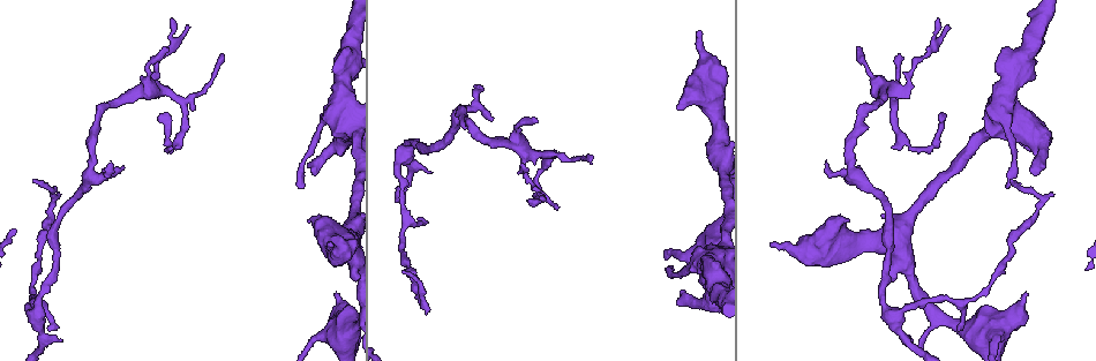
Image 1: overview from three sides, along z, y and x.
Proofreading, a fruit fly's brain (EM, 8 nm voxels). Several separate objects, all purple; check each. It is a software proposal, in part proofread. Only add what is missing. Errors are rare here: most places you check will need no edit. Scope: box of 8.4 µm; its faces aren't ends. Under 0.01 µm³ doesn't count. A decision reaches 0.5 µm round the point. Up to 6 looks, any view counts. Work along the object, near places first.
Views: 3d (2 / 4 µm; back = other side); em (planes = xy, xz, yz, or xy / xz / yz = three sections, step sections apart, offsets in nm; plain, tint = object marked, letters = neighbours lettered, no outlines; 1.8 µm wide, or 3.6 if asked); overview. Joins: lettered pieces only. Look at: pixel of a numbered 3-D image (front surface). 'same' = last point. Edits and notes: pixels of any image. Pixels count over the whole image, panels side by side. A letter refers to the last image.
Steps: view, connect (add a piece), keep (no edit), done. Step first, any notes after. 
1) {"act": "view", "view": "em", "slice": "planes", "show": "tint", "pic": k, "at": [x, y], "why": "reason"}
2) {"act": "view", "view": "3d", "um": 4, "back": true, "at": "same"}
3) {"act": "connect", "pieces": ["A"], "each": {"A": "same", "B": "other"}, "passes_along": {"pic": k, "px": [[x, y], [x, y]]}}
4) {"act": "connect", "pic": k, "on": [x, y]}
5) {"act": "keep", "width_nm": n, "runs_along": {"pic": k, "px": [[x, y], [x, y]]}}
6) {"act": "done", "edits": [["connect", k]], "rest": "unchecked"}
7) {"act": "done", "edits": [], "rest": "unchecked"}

{"act": "view", "view": "em", "slice": "xz", "step": 8, "show": "letters", "pic": 1, "at": [702, 33], "why": "an open end"}

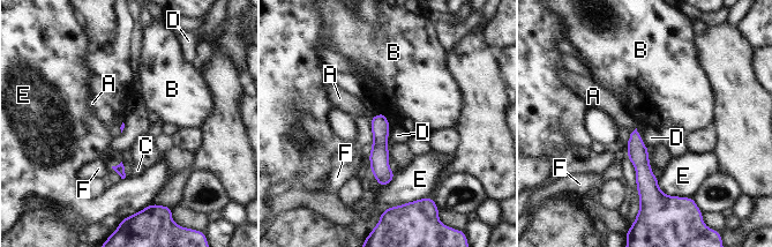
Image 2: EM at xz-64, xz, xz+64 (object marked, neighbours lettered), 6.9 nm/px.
{"act": "keep", "each": {"A": "other", "B": "other", "C": "other", "D": "other", "E": "other", "F": "other"}, "found": "no lettered piece goes on from it"}

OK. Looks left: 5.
{"act": "view", "view": "em", "slice": "planes", "show": "letters", "pic": 1, "at": [845, 221], "why": "free end"}

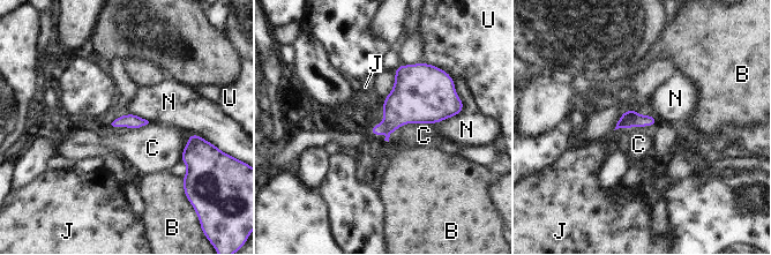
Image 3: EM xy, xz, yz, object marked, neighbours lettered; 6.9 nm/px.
{"act": "keep", "each": {"B": "other", "C": "other", "J": "other", "N": "other", "U": "other"}, "border": {"pic": 3, "px": [[431, 124], [401, 125], [388, 140]]}, "found": "no lettered piece goes on from it"}

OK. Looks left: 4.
{"act": "view", "view": "em", "slice": "planes", "show": "letters", "pic": 1, "at": [301, 188], "why": "tapers out"}

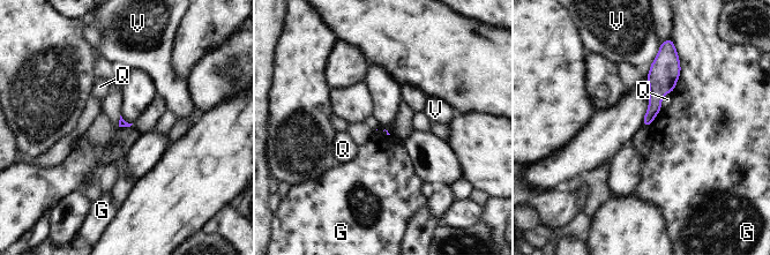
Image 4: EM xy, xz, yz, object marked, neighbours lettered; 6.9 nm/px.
{"act": "keep", "each": {"G": "other", "Q": "other", "V": "other"}, "border": {"pic": 4, "px": [[679, 55], [680, 76], [672, 92]]}, "found": "no lettered piece goes on from it"}

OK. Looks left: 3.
{"act": "done", "edits": [], "rest": "unchecked"}

